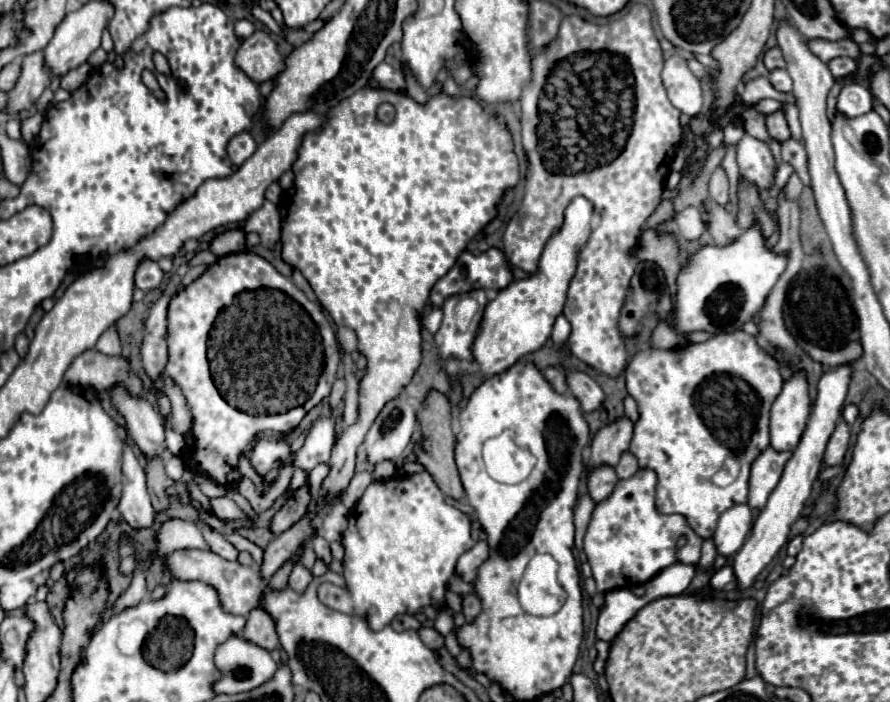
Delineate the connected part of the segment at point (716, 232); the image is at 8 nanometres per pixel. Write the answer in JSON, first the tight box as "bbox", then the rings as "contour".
{"bbox":[703,200,741,244],"contour":[[[709,200],[709,212],[703,214],[703,220],[709,220],[709,228],[707,232],[713,236],[715,244],[733,244],[733,240],[737,240],[737,236],[741,236],[741,230],[735,224],[735,216],[729,214],[723,206],[717,206]]]}

